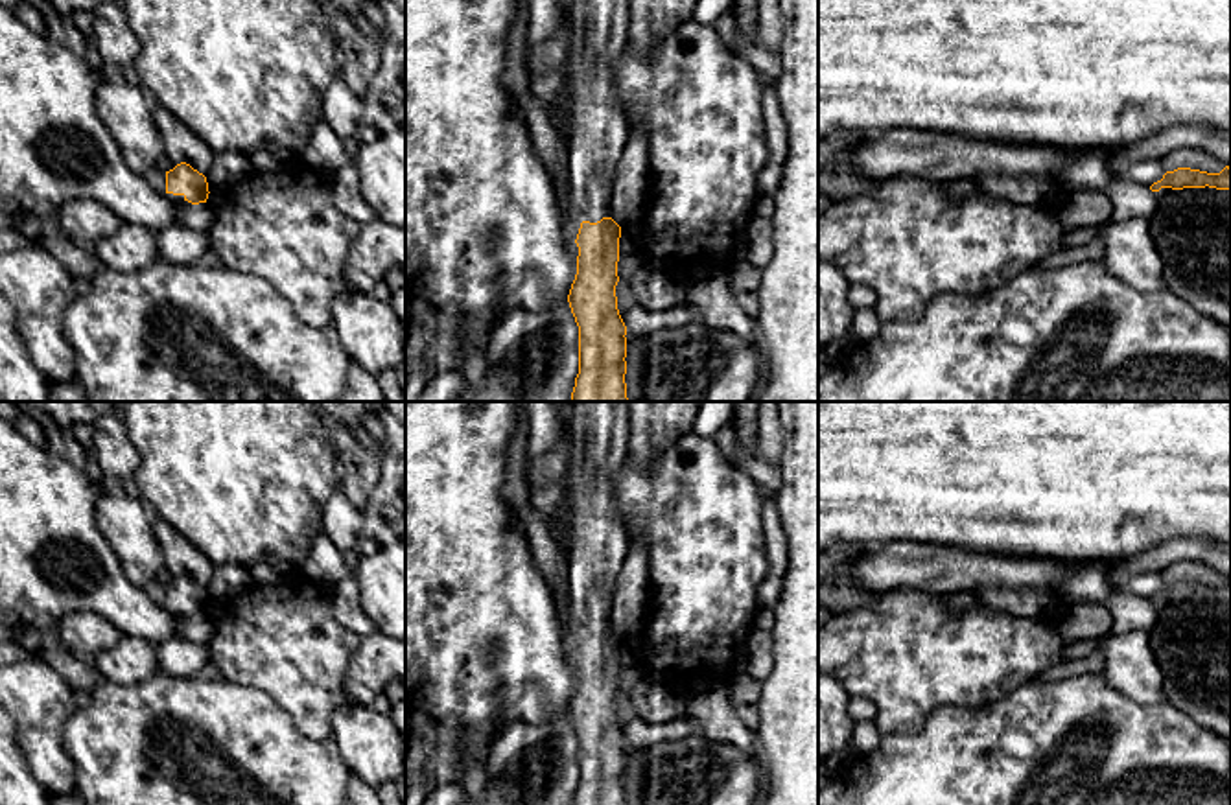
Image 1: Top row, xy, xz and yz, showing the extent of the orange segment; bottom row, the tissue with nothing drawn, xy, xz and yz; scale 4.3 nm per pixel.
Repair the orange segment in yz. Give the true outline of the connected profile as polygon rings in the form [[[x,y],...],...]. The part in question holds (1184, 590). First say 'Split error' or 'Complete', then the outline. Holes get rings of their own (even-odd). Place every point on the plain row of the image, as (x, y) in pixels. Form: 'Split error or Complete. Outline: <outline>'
Complete. Outline: [[[1225,578],[1220,586],[1178,580],[1174,584],[1167,584],[1161,593],[1150,599],[1150,602],[1159,604],[1161,601],[1183,602],[1183,601],[1205,601],[1205,599],[1216,602],[1231,602],[1231,580]]]

